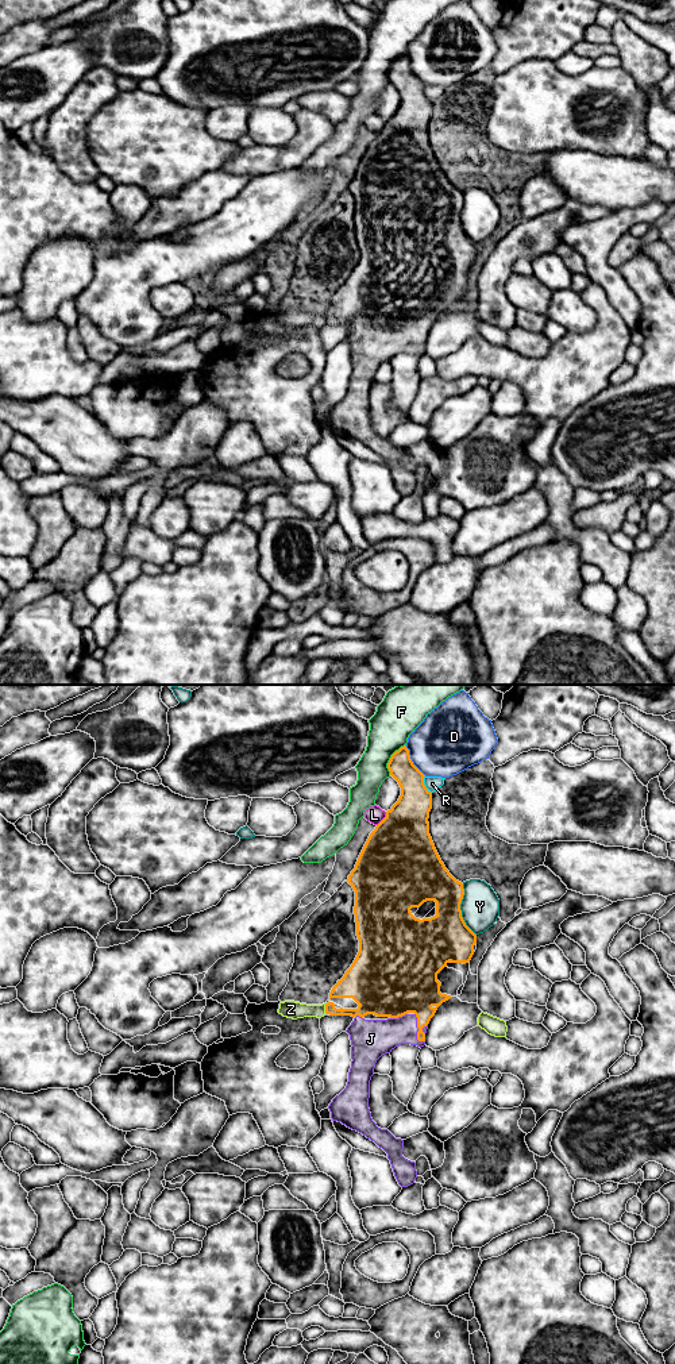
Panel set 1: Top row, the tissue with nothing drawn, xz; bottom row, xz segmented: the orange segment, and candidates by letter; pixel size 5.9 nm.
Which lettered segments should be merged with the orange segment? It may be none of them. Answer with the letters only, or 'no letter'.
J

